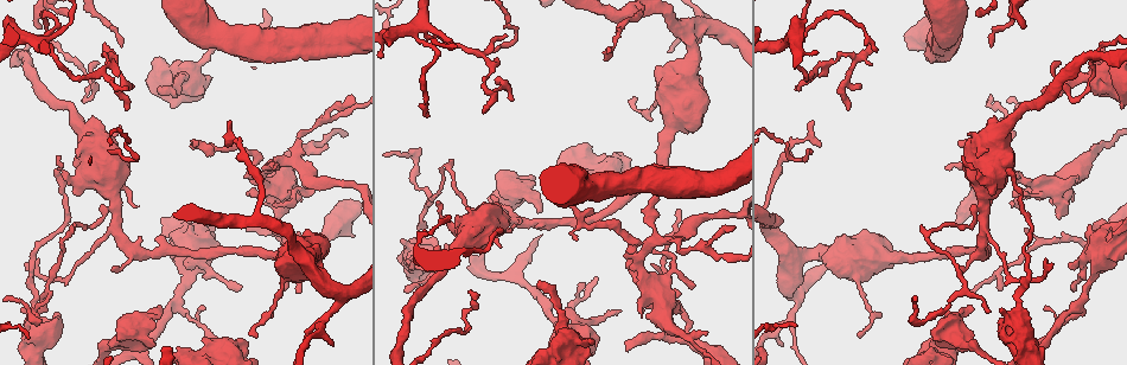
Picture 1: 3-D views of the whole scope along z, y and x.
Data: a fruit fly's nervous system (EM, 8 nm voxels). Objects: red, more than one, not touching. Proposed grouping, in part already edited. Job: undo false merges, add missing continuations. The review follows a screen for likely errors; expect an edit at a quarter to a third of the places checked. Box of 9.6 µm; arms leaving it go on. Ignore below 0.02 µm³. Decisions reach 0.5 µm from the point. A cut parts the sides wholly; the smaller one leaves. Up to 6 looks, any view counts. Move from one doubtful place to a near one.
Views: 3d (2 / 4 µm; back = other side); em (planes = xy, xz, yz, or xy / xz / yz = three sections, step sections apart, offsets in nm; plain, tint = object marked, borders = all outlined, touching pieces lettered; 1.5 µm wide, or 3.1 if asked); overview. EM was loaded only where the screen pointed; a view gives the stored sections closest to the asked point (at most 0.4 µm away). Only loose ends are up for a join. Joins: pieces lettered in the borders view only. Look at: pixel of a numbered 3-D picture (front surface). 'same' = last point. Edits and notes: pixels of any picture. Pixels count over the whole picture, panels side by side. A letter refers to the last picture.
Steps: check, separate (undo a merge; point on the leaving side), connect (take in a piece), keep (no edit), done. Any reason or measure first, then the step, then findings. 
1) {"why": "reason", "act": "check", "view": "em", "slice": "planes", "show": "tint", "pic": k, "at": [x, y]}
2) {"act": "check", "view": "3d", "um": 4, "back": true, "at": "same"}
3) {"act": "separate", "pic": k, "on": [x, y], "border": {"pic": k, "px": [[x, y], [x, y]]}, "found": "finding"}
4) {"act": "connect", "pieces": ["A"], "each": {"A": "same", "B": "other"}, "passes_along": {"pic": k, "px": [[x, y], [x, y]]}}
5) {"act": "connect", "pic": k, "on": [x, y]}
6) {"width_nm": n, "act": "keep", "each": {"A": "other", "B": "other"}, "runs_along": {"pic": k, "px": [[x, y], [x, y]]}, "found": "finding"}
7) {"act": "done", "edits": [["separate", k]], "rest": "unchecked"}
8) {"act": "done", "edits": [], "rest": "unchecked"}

{"why": "branch stops here", "act": "check", "view": "3d", "um": 4, "pic": 1, "at": [137, 207]}

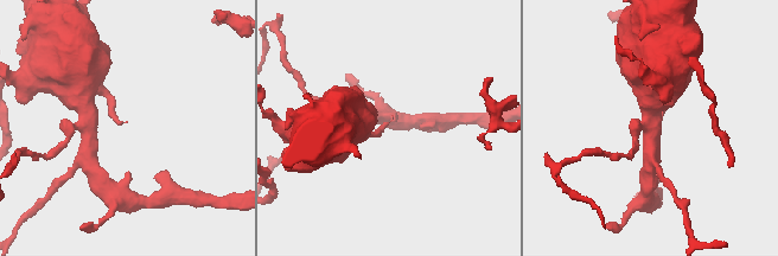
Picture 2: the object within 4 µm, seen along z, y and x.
{"act": "check", "view": "em", "slice": "xy", "step": 4, "show": "tint", "pic": 2, "at": [386, 125]}

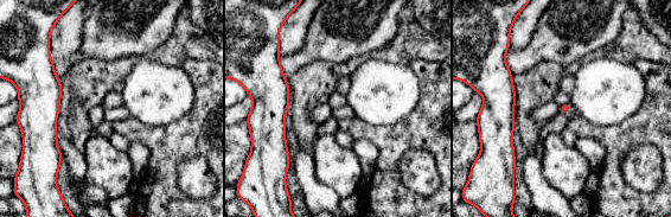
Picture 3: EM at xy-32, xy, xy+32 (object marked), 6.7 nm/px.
{"act": "check", "view": "em", "slice": "planes", "show": "borders", "at": "same"}

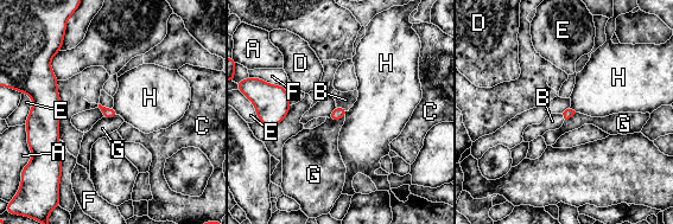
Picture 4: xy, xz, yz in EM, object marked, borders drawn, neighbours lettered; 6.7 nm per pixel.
{"act": "connect", "pieces": ["B"], "each": {"A": "other", "B": "same", "C": "other", "D": "other", "E": "other", "F": "other", "G": "other", "H": "other"}, "found": "the neuron continues"}

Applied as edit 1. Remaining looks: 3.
{"act": "check", "view": "overview"}

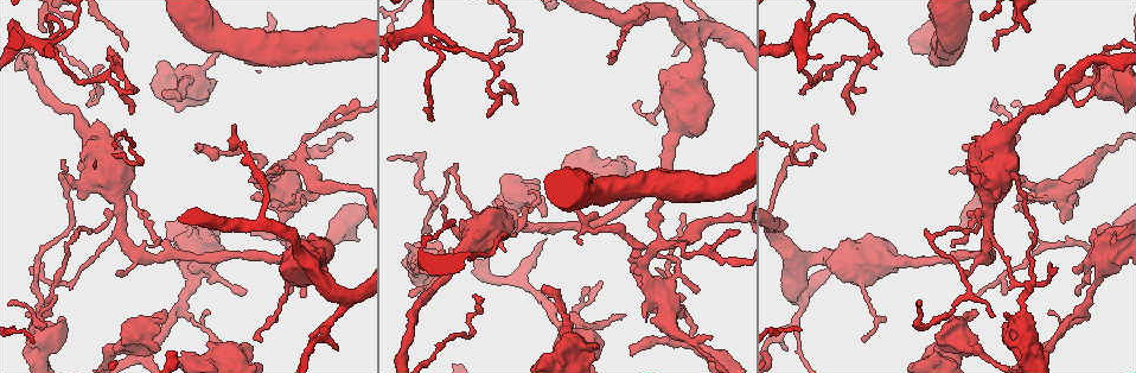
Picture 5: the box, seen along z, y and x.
{"why": "thin end", "act": "check", "view": "em", "slice": "planes", "show": "borders", "pic": 5, "at": [581, 245]}

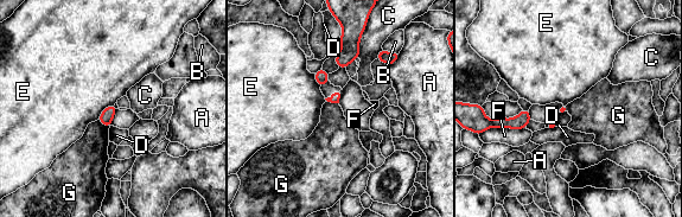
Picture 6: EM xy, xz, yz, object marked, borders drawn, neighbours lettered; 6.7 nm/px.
{"longest_contact_nm": ["F", 240], "act": "keep", "each": {"A": "other", "B": "other", "C": "other", "D": "other", "E": "other", "F": "other", "G": "other"}, "found": "no lettered piece goes on from it"}

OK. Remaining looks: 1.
{"act": "done", "edits": [["connect", 4]], "rest": "unchecked"}

